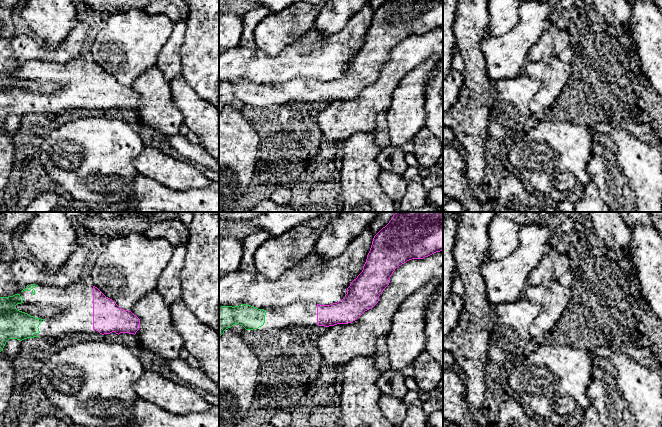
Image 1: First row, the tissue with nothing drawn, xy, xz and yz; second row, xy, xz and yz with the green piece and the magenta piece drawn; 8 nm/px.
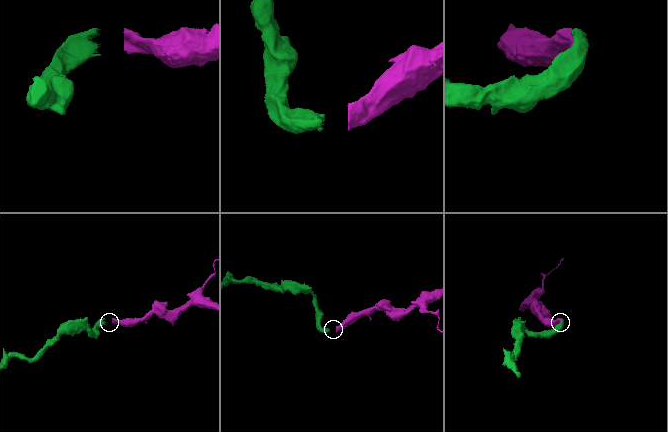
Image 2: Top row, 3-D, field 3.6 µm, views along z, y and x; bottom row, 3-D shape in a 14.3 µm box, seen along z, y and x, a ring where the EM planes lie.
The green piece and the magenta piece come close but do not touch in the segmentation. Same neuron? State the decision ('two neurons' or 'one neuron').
one neuron

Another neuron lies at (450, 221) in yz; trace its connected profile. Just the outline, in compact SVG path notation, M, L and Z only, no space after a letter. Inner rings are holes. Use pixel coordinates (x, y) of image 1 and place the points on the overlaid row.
M450 212L443 218L443 304L451 296L452 283L456 274L453 250L458 219L456 212Z

